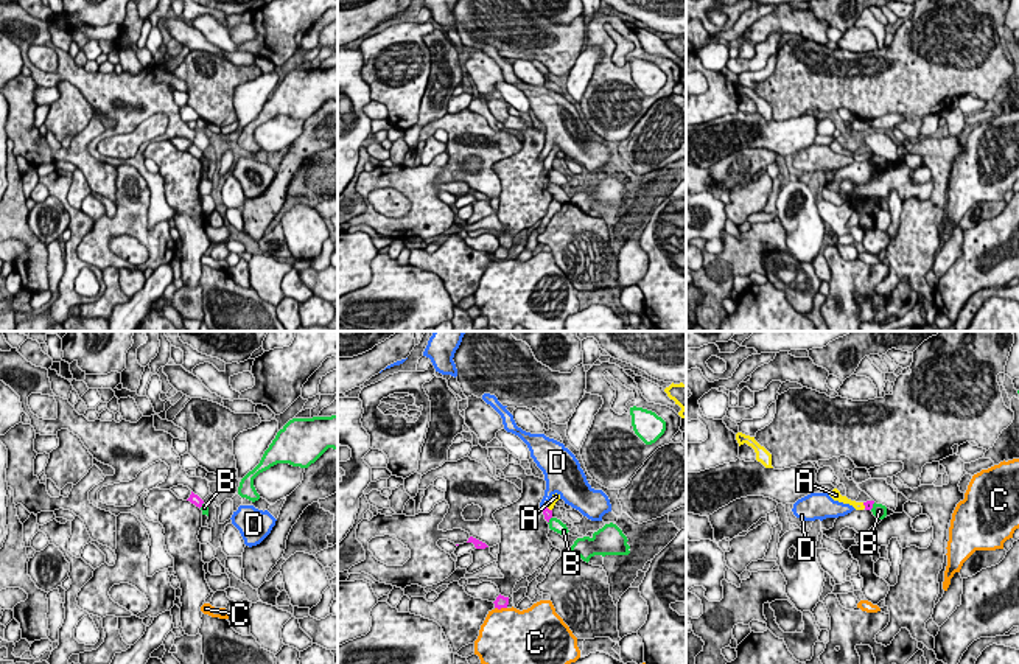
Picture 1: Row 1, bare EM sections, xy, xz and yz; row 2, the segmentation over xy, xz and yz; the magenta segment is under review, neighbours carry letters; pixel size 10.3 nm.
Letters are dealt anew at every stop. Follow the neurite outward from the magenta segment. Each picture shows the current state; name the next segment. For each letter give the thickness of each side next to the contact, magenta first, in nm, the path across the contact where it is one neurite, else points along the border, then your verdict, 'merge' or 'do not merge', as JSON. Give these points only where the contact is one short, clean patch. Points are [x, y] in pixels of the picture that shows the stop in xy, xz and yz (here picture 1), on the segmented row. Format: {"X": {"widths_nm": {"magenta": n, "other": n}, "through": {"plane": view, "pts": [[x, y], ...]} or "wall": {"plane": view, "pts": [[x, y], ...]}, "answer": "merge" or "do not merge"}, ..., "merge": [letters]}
{"A": {"widths_nm": {"magenta": 90, "other": 100}, "through": {"plane": "yz", "pts": [[868, 504], [864, 504], [859, 506]]}, "answer": "merge"}, "B": {"widths_nm": {"magenta": 90, "other": 140}, "wall": {"plane": "yz", "pts": [[875, 503], [870, 509]]}, "answer": "do not merge"}, "C": {"widths_nm": {"magenta": 130, "other": 480}, "wall": {"plane": "xz", "pts": [[495, 607], [506, 608]]}, "answer": "do not merge"}, "D": {"widths_nm": {"magenta": 100, "other": 160}, "wall": {"plane": "xz", "pts": [[546, 506], [543, 509]]}, "answer": "do not merge"}, "merge": ["A"]}

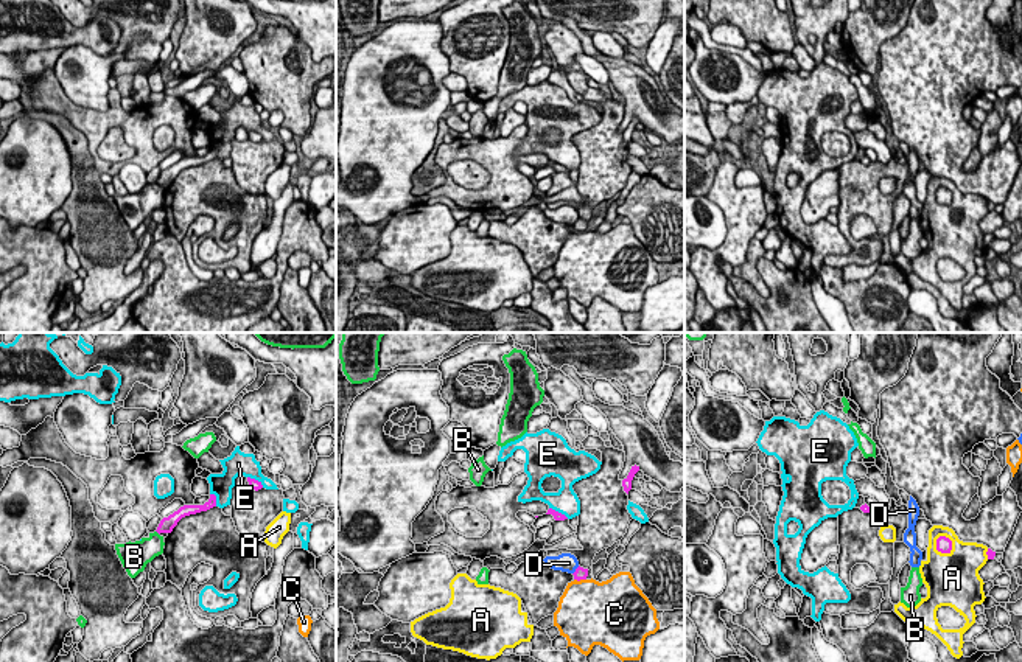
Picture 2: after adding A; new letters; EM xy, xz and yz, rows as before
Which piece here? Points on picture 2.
{"A": {"widths_nm": {"magenta": 160, "other": 360}, "answer": "do not merge"}, "B": {"widths_nm": {"magenta": 160, "other": 240}, "answer": "do not merge"}, "C": {"widths_nm": {"magenta": 130, "other": 480}, "wall": {"plane": "xz", "pts": [[574, 578], [585, 580]]}, "answer": "do not merge"}, "D": {"widths_nm": {"magenta": 130, "other": 190}, "answer": "do not merge"}, "E": {"widths_nm": {"magenta": 100, "other": 240}, "answer": "do not merge"}, "merge": []}

